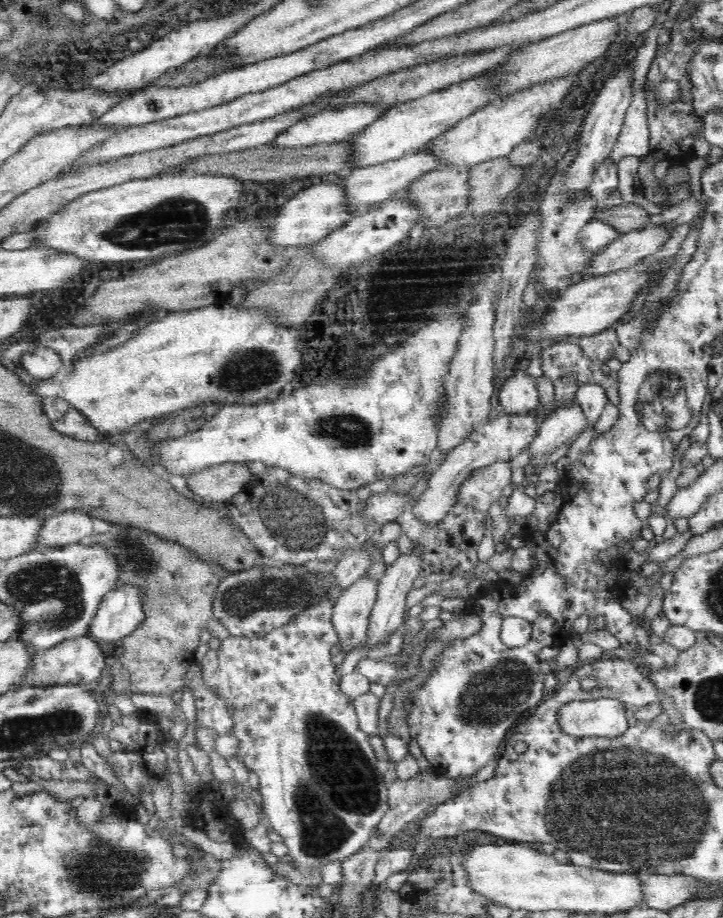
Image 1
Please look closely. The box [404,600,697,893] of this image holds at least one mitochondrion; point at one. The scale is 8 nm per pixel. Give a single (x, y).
(492, 698)

